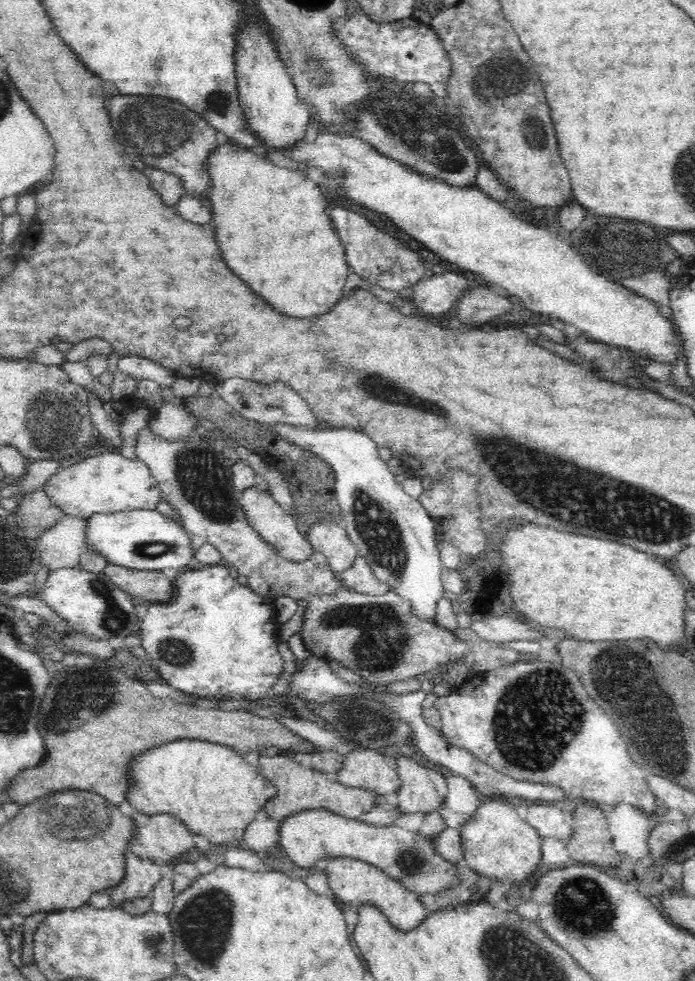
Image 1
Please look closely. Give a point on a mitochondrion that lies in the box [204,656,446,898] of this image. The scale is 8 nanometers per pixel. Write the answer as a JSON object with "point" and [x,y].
{"point":[413,864]}

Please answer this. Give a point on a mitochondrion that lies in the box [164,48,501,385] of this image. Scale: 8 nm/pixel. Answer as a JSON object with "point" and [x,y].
{"point":[419,134]}

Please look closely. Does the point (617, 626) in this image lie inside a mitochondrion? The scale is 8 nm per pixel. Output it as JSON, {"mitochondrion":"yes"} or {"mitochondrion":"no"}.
{"mitochondrion":"no"}

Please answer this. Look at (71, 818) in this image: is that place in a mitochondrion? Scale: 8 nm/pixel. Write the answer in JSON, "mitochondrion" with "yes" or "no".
{"mitochondrion":"yes"}

